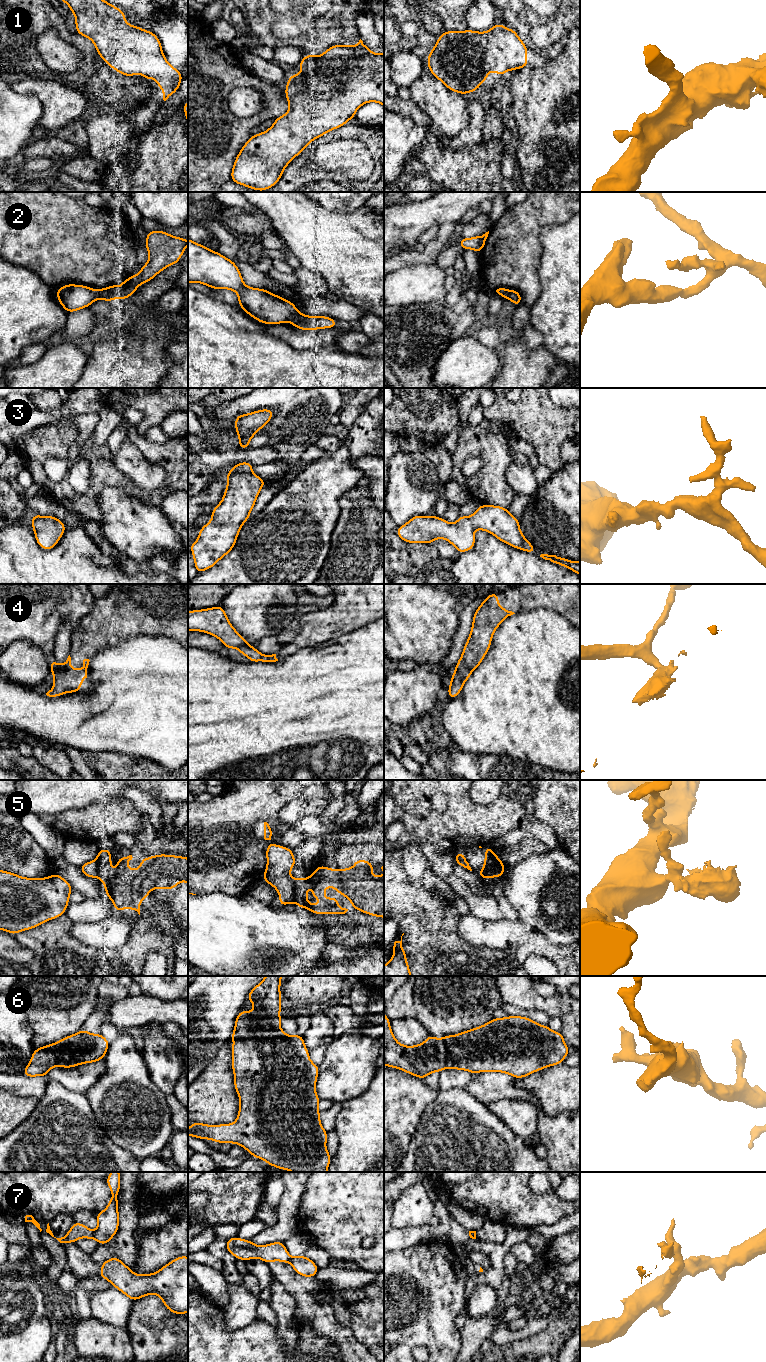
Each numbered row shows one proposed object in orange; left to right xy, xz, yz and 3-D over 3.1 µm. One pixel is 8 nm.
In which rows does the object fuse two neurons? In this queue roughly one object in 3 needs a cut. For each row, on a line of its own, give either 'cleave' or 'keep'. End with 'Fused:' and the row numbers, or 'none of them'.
1: keep
2: cleave
3: keep
4: keep
5: cleave
6: keep
7: cleave
Fused: 2, 5, 7

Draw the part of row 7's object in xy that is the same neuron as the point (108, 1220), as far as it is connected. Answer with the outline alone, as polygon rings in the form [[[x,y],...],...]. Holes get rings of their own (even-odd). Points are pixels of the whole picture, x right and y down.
[[[110,1172],[106,1183],[111,1190],[112,1198],[105,1210],[96,1213],[98,1226],[93,1236],[98,1244],[103,1245],[107,1244],[114,1237],[119,1228],[119,1204],[117,1195],[120,1191],[120,1173]]]

